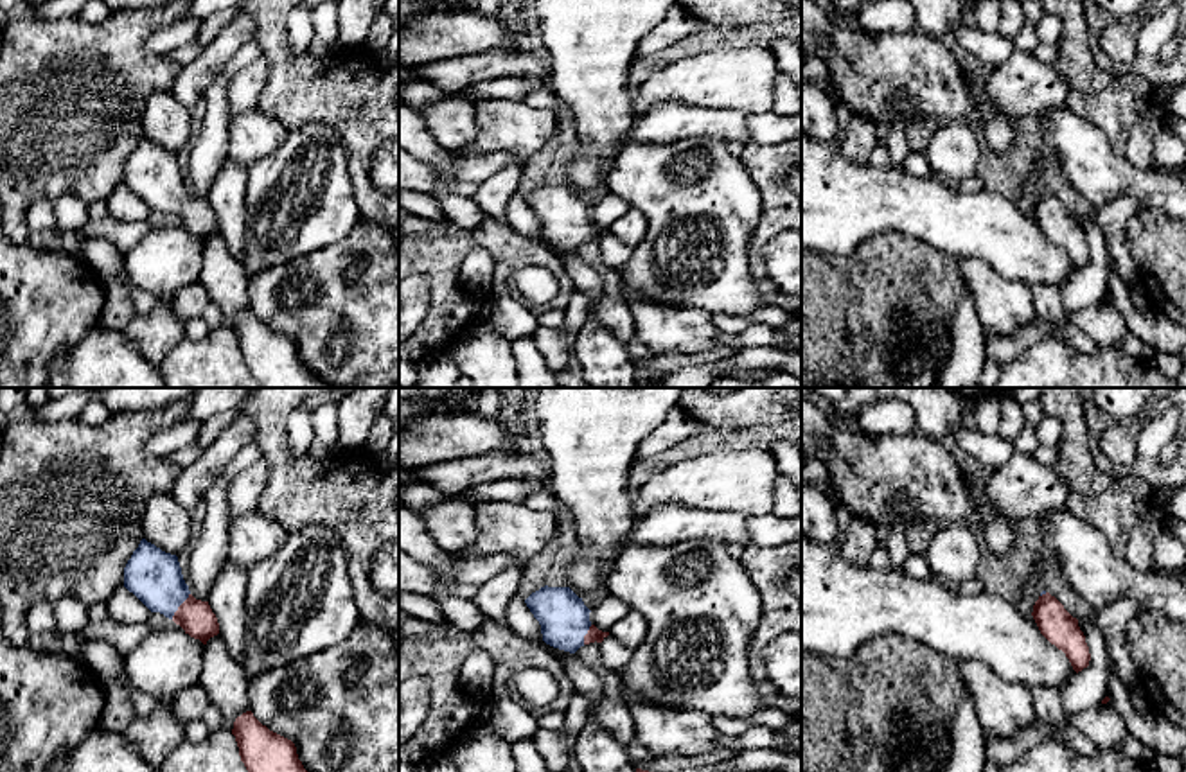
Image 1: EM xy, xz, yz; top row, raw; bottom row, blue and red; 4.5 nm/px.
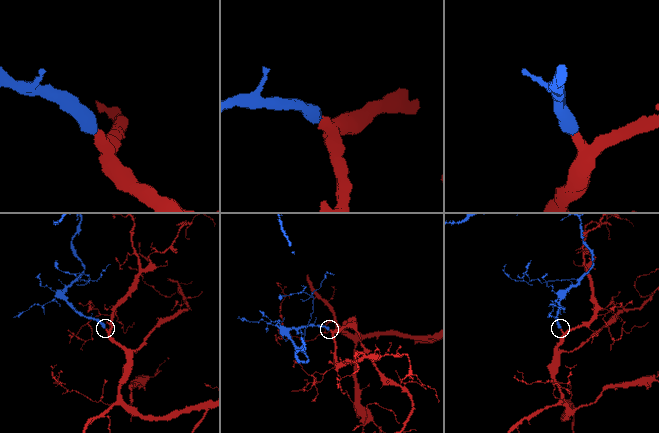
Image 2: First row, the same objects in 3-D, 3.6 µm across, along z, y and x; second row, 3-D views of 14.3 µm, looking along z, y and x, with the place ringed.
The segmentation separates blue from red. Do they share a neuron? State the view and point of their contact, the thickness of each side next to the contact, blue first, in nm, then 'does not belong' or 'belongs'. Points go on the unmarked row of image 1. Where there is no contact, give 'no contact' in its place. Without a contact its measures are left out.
xy (180, 201) | 240/160 nm | belongs

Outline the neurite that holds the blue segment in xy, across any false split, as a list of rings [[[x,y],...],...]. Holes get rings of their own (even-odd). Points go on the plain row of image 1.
[[[140,138],[124,165],[124,185],[151,210],[160,210],[203,242],[219,232],[208,199],[196,197],[183,178],[176,153]]]

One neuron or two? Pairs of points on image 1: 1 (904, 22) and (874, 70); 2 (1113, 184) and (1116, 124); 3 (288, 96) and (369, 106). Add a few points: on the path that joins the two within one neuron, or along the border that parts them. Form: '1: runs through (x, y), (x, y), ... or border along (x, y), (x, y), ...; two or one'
1: border along (915, 27), (904, 33), (881, 33), (877, 36); two
2: border along (1086, 121), (1091, 121), (1111, 149), (1124, 157); two
3: runs through (308, 96), (349, 96); one

